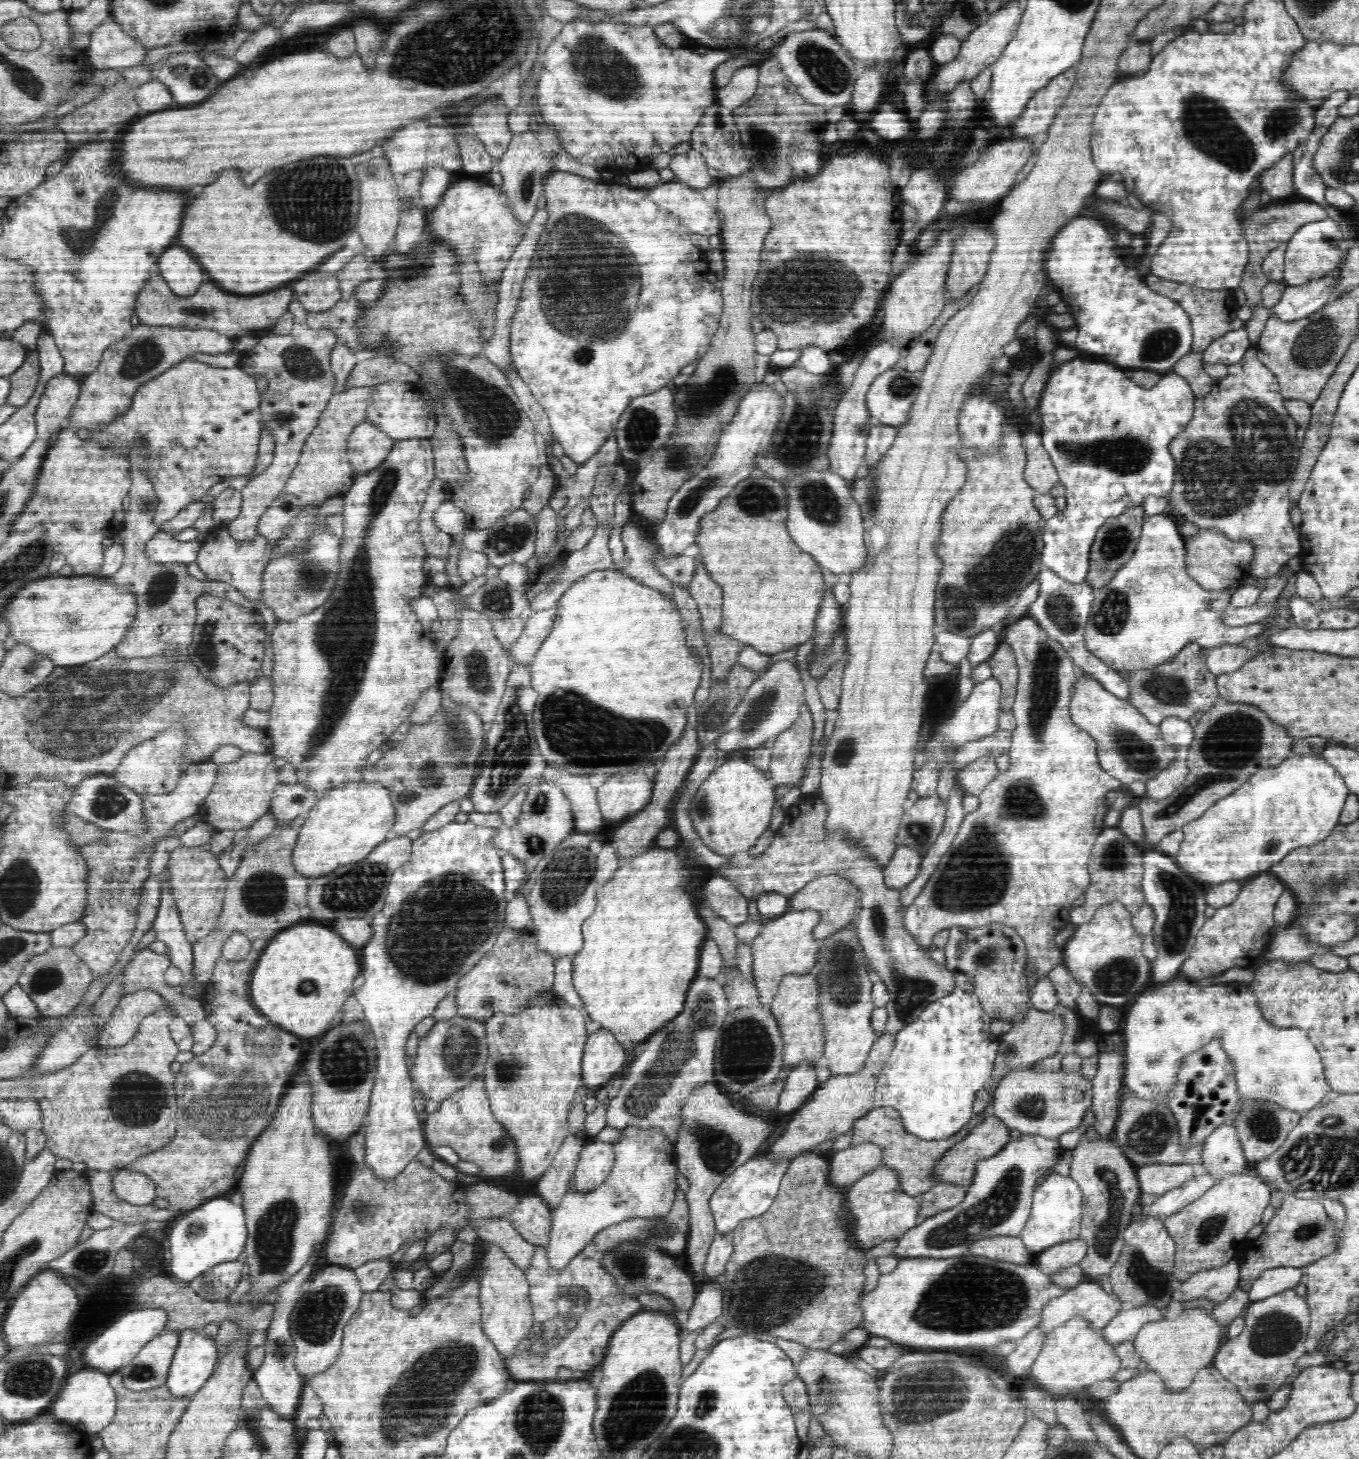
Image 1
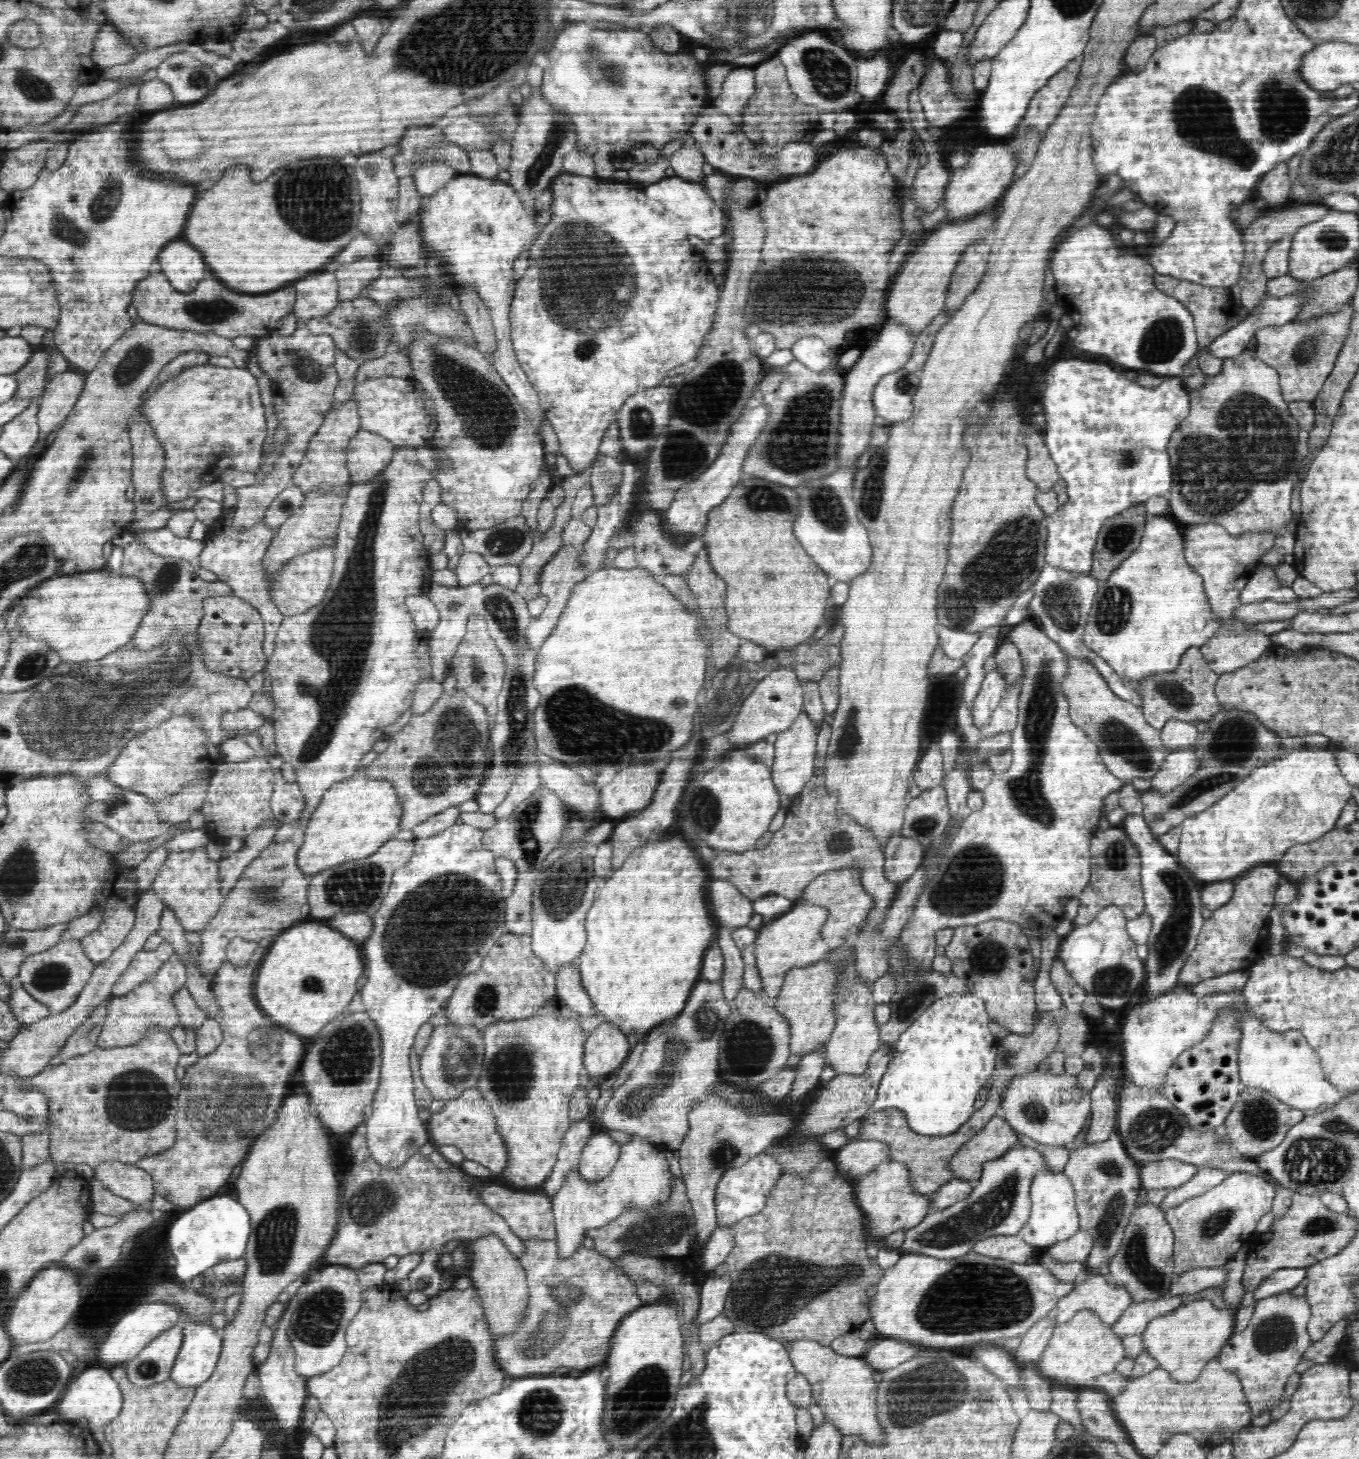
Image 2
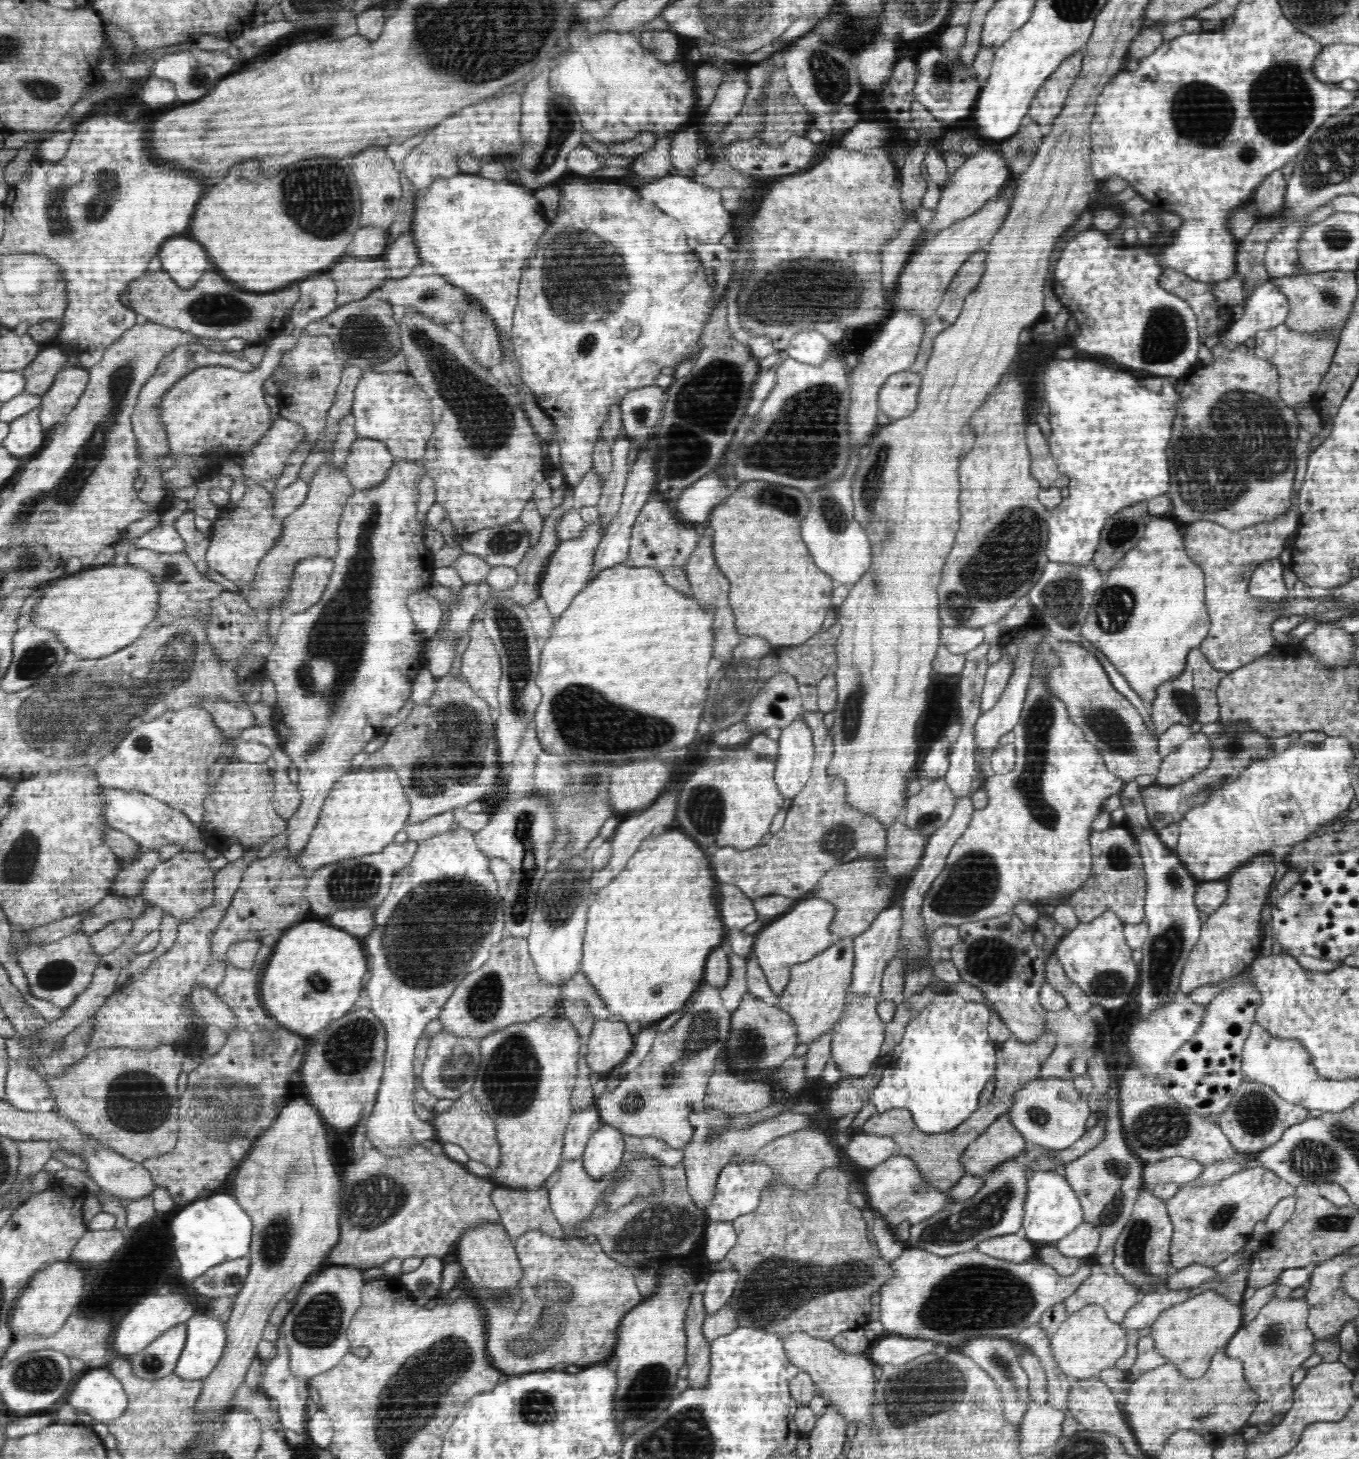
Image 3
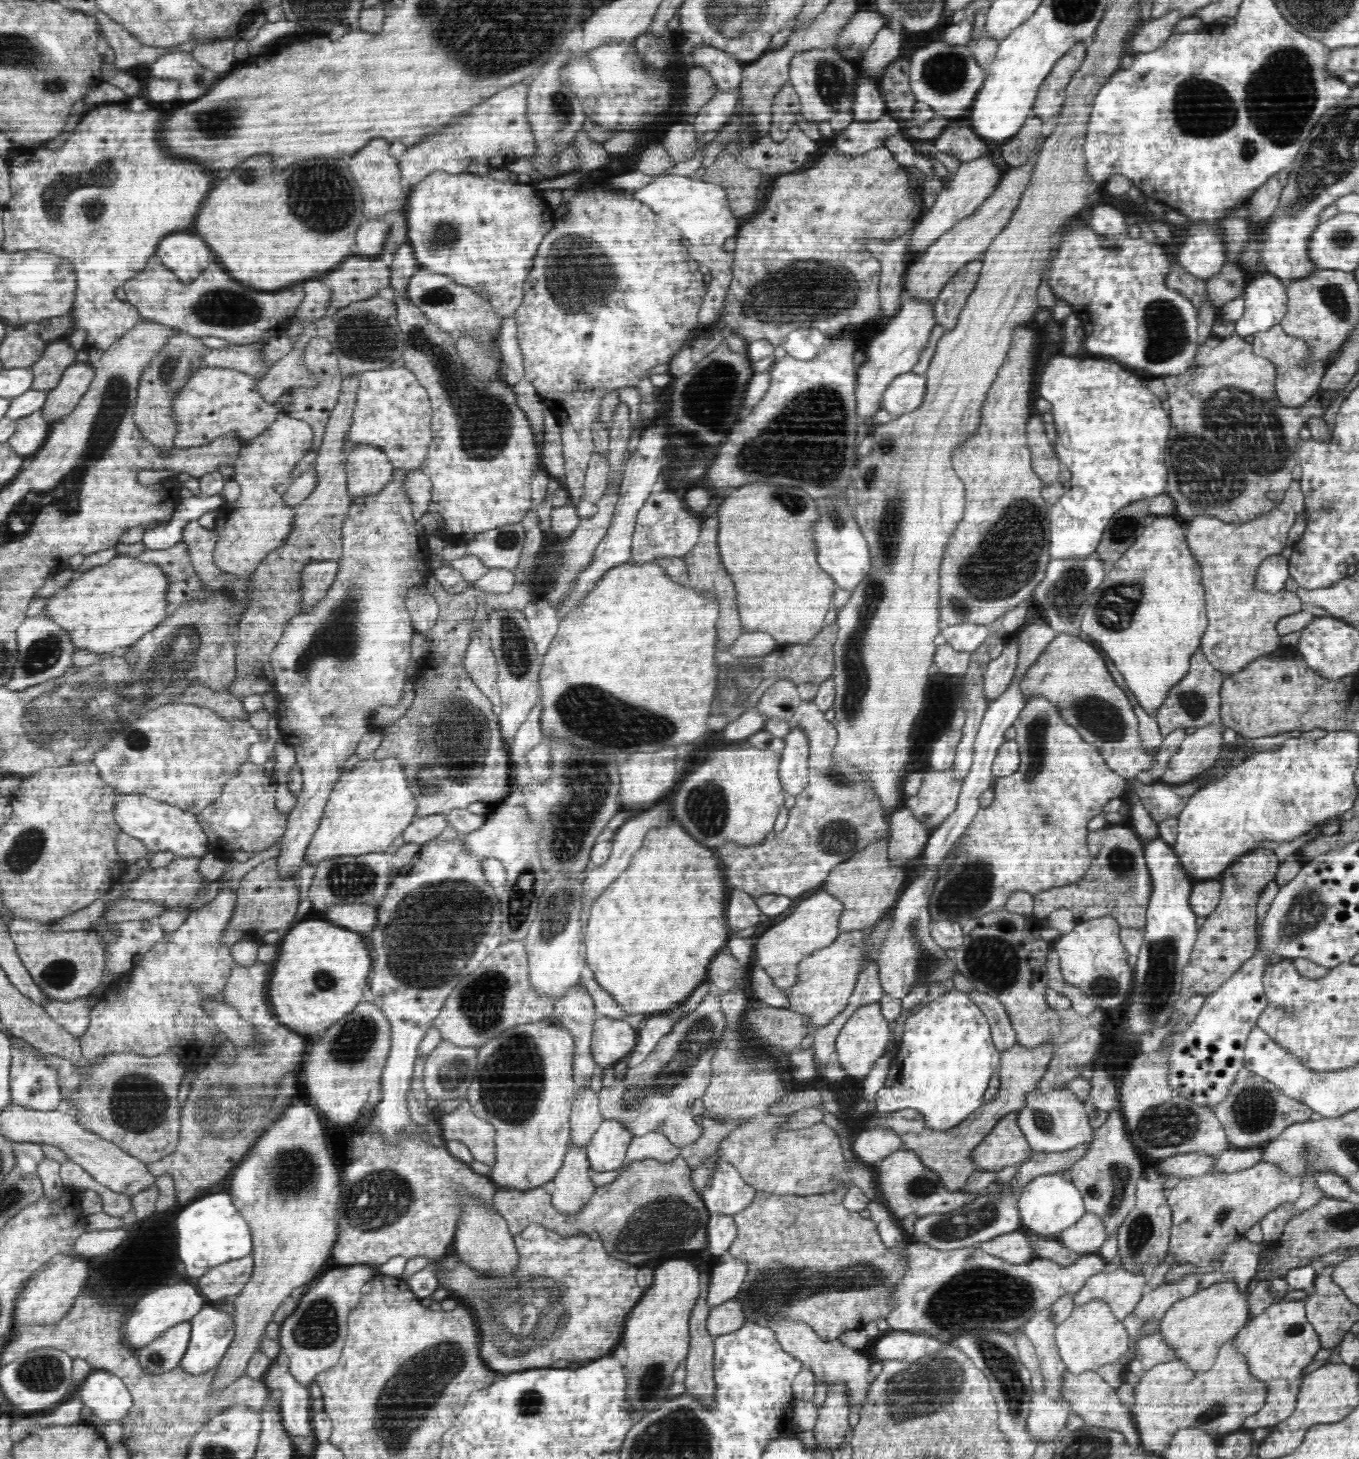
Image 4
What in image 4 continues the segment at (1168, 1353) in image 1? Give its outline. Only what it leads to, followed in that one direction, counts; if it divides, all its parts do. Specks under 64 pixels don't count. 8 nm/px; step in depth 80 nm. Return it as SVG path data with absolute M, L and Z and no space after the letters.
M1225 1278L1173 1304L1161 1318L1159 1333L1175 1349L1176 1359L1184 1361L1195 1372L1206 1372L1212 1368L1223 1344L1233 1340L1250 1320L1250 1297L1247 1290L1240 1290L1236 1282Z

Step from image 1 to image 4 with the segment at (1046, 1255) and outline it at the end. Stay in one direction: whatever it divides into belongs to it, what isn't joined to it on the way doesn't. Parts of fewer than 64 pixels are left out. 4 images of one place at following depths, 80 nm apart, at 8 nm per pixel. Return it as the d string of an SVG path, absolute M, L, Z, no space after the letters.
M1088 1213L1062 1232L1059 1240L1072 1252L1080 1255L1097 1253L1104 1240L1107 1239L1106 1226L1098 1216Z

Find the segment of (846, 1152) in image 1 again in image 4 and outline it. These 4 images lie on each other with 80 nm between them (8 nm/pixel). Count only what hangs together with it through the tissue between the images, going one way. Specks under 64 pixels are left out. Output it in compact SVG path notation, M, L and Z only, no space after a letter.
M887 1128L860 1130L852 1136L852 1150L858 1160L866 1164L880 1163L894 1152L904 1149L901 1136Z

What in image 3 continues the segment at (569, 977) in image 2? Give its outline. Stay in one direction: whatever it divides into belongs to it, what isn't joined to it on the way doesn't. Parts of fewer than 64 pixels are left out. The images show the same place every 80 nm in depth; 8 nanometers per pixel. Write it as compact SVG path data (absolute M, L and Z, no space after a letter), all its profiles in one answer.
M576 974L570 982L561 987L561 998L570 1002L585 1002L589 1010L597 1020L610 1018L611 1012L606 1008L604 1001L597 995L596 989L590 986L588 978L584 974Z

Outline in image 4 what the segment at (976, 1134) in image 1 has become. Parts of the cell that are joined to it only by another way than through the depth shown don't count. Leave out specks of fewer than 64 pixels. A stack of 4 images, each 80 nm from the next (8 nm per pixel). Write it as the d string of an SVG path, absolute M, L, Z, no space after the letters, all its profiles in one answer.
M1018 1111L1003 1116L983 1143L975 1148L972 1161L976 1171L999 1172L1004 1167L1016 1168L1034 1154L1019 1127L1018 1116Z

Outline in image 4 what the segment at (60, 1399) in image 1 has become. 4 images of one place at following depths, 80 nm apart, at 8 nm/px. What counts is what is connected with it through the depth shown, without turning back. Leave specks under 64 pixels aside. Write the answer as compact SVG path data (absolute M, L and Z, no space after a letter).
M105 1370L90 1372L76 1392L79 1401L104 1422L119 1421L131 1410L133 1400L124 1381Z

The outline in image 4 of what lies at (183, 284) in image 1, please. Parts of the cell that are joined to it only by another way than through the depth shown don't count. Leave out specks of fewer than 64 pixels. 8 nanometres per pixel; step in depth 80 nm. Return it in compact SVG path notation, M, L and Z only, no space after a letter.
M170 234L158 246L158 256L166 268L172 268L180 280L190 284L210 262L216 262L212 250L196 234Z

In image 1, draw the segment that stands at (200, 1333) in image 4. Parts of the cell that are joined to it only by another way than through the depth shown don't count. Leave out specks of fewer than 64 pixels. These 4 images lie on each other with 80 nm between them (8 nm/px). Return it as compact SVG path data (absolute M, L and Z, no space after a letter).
M186 1328L179 1336L179 1346L175 1350L167 1387L175 1396L192 1396L212 1376L218 1362L216 1346L210 1338L198 1334L200 1330Z

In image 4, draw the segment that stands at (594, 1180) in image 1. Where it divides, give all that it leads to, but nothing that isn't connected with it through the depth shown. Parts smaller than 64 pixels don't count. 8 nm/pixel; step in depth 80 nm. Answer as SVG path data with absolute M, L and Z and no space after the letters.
M604 1119L585 1147L592 1170L609 1172L622 1167L632 1137L617 1120Z

